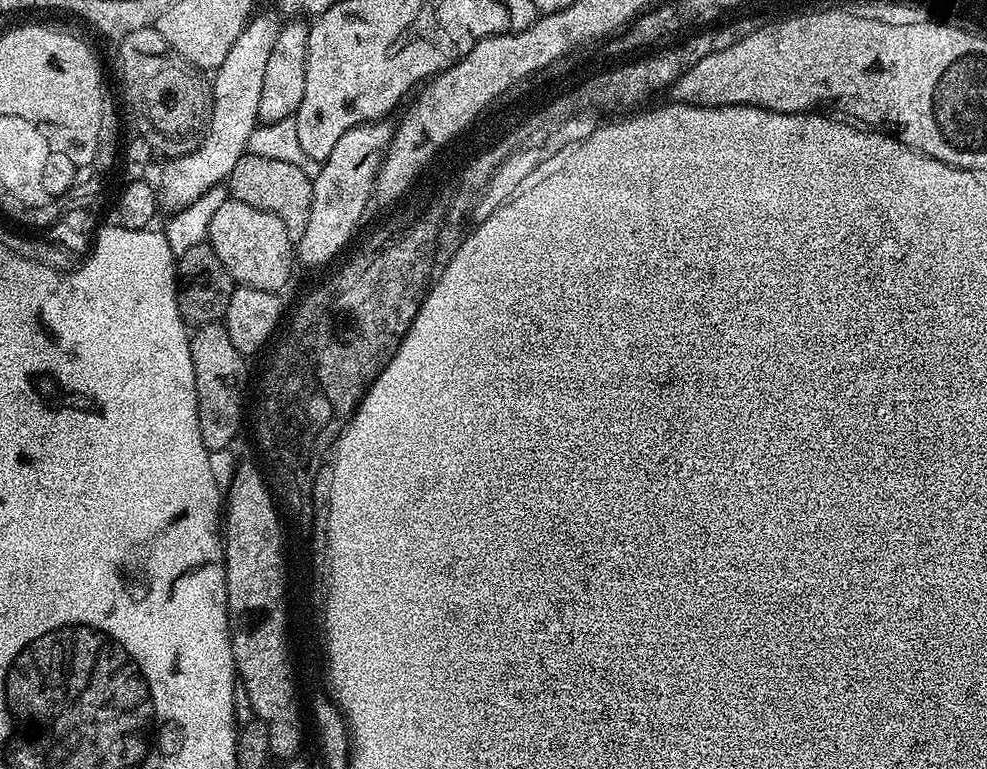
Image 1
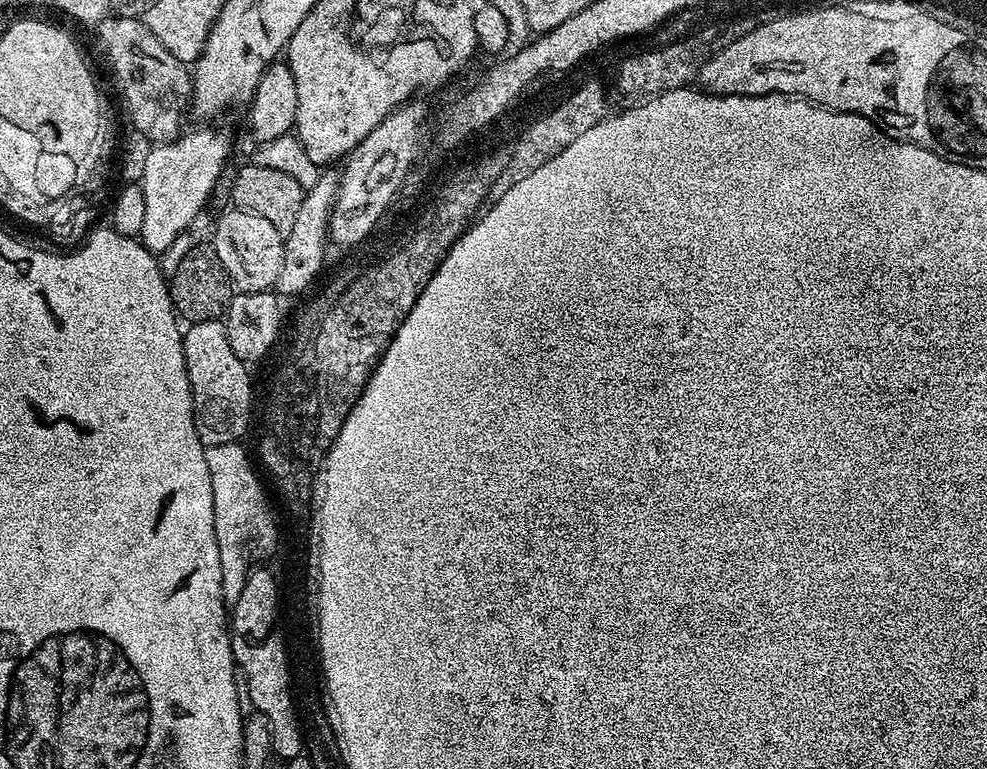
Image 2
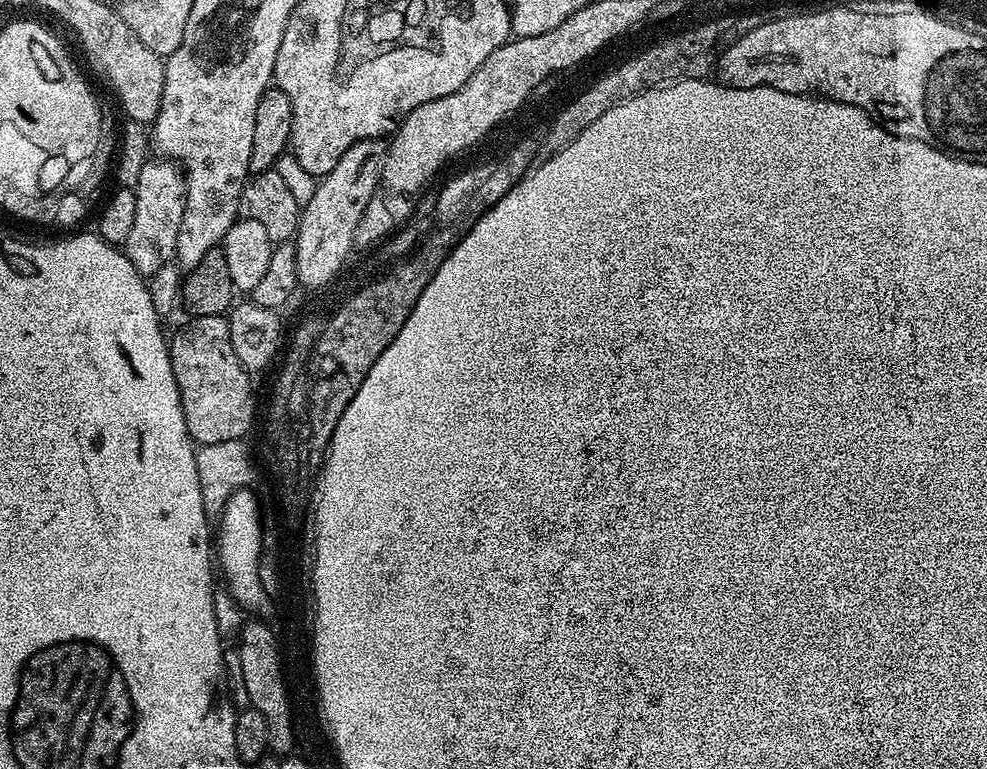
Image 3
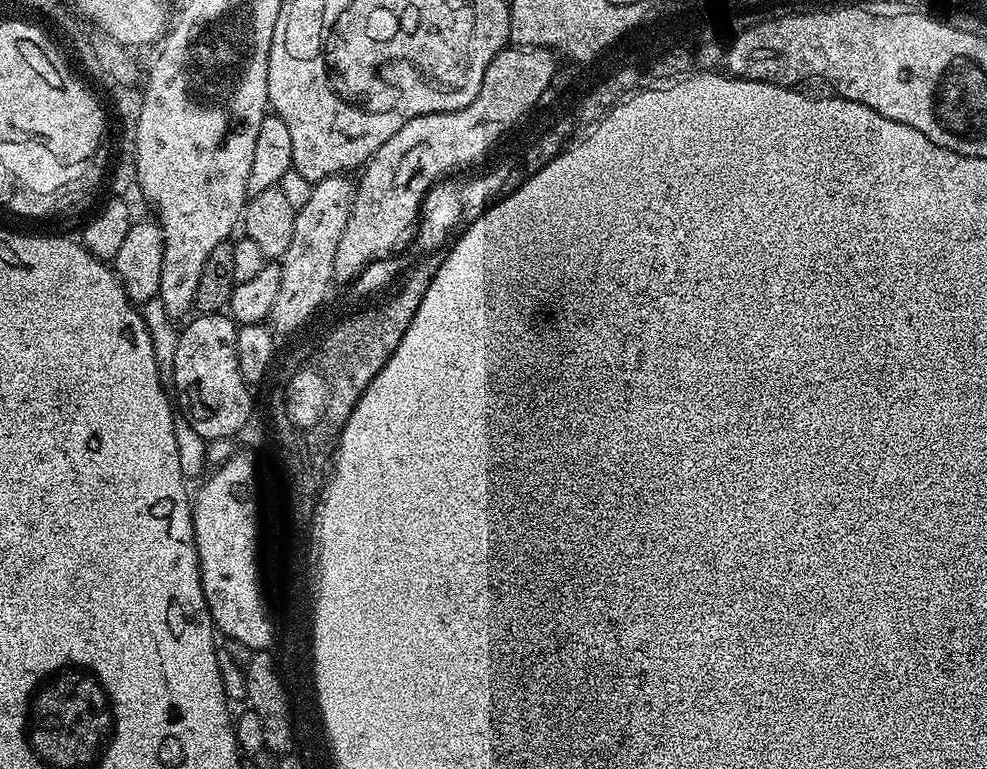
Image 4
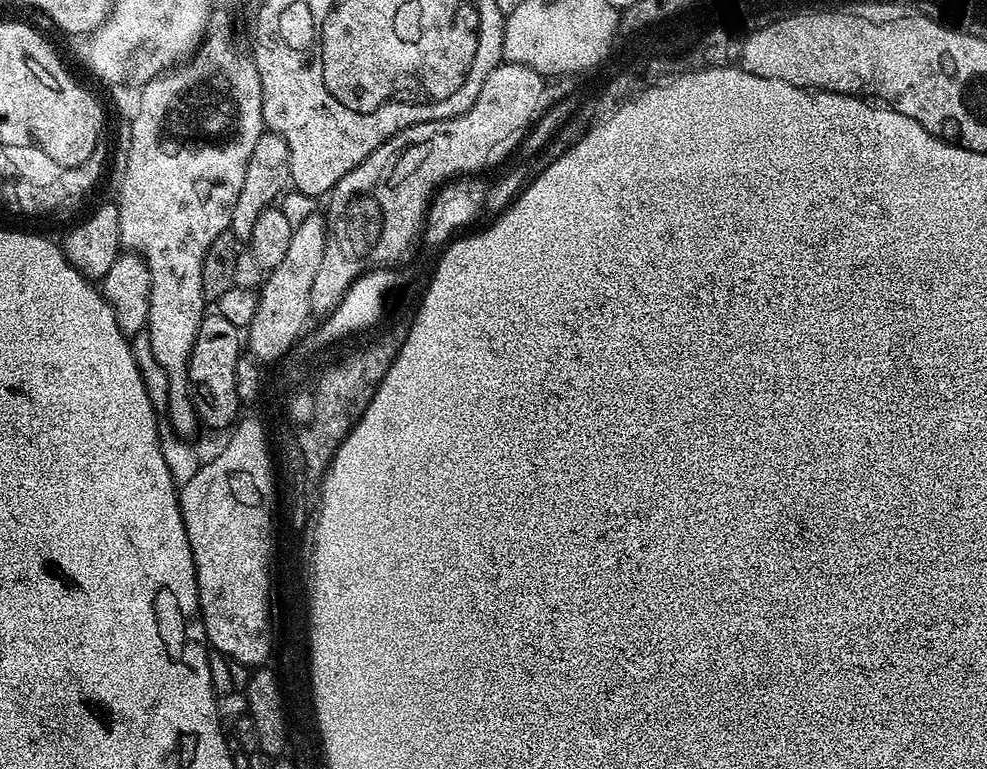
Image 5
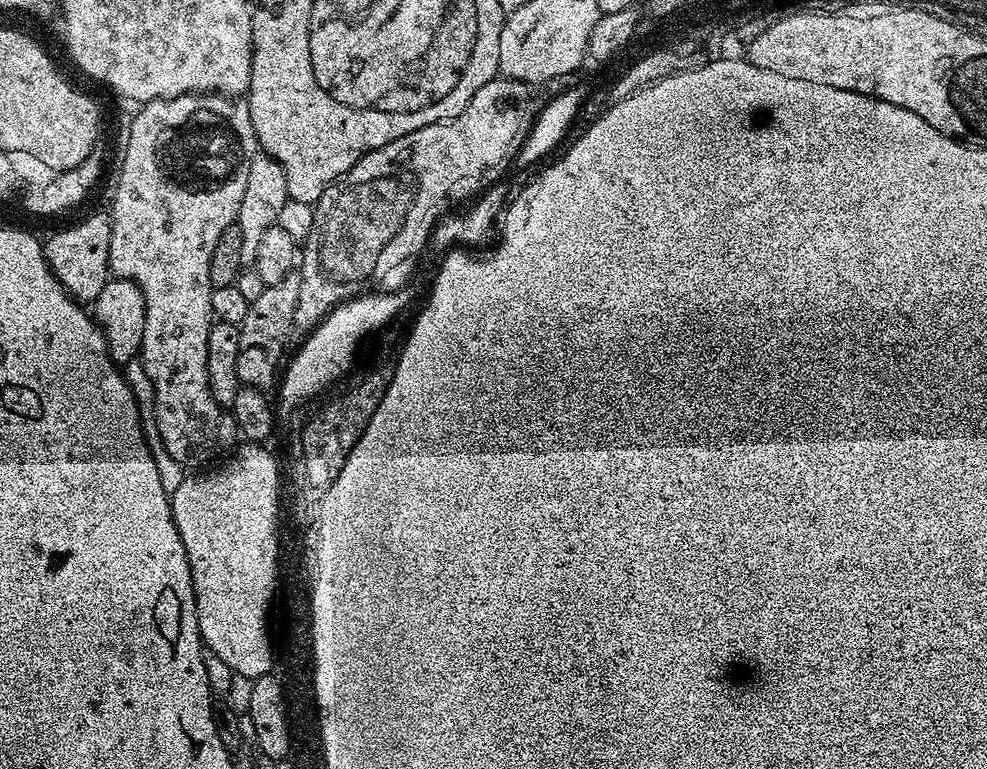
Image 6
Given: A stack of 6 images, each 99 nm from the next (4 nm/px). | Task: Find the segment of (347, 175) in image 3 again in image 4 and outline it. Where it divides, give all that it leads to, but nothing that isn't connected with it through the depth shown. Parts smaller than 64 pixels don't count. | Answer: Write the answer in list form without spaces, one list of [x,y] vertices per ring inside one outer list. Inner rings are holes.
[[[341,174],[315,181],[306,206],[296,209],[294,235],[290,238],[292,246],[286,248],[288,257],[284,262],[284,281],[278,286],[278,298],[274,298],[270,317],[270,322],[286,333],[308,316],[320,296],[328,296],[328,286],[334,280],[334,250],[338,250],[338,238],[342,238],[346,218],[352,209],[354,184],[348,179],[347,175]]]

